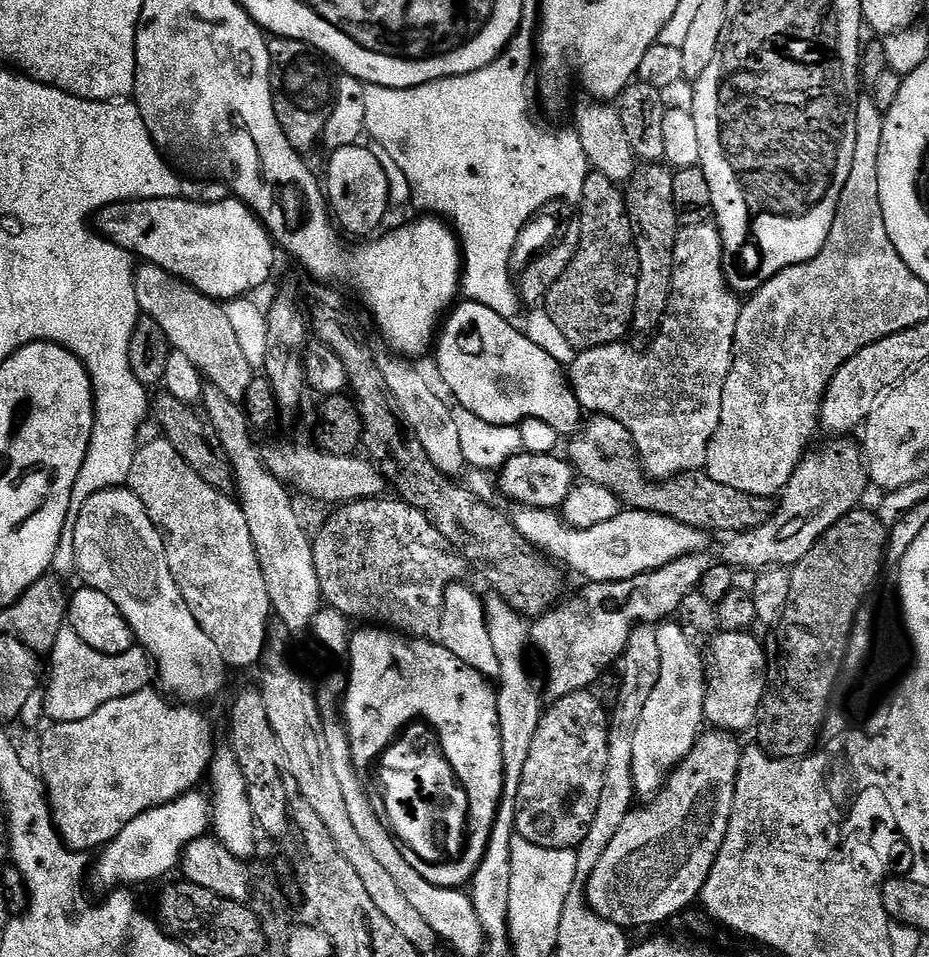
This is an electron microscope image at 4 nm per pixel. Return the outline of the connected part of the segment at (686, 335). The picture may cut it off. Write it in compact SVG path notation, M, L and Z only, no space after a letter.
M709 222L698 226L690 226L689 228L680 228L676 233L676 241L674 242L674 286L672 287L670 306L663 322L660 323L659 328L656 329L651 337L651 340L653 339L652 345L645 352L639 352L638 349L631 348L628 342L586 348L577 351L571 364L567 365L568 383L571 384L581 409L588 414L609 416L618 422L622 422L622 426L626 426L626 430L630 430L630 438L634 438L634 446L640 452L640 462L644 466L644 471L657 482L670 480L673 476L679 476L682 472L699 472L704 468L704 463L708 457L708 447L714 438L714 430L718 430L718 422L722 418L722 390L726 382L726 374L730 374L732 351L734 350L734 334L738 326L738 314L741 307L741 297L732 291L732 287L724 277L724 248L720 245L720 232L717 231L715 223Z

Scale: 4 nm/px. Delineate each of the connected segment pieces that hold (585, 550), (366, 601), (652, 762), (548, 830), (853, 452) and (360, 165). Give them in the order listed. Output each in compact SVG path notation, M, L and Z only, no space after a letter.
M517 507L515 511L511 513L512 525L522 538L529 540L553 561L569 564L588 582L606 583L634 578L709 547L709 533L653 512L622 510L610 518L610 522L602 522L602 526L571 528L555 511L547 508Z
M389 498L353 500L350 504L337 507L335 511L333 511L336 513L321 526L320 533L315 533L312 541L312 553L314 554L314 570L318 570L318 582L320 583L320 594L323 603L329 608L338 610L352 622L365 620L363 622L365 625L379 626L385 630L403 634L408 638L430 640L433 642L439 641L440 635L442 634L442 618L444 617L446 590L452 584L461 583L461 581L465 579L464 571L467 573L470 565L468 561L457 552L453 544L446 542L446 538L442 538L442 534L438 534L438 530L434 530L434 526L430 526L426 514L422 514L414 506L410 506L409 504L397 502L395 499L392 499L393 501L388 499Z
M674 622L659 625L658 639L662 662L658 682L654 686L654 694L646 698L646 710L642 710L642 718L638 718L638 730L634 733L634 786L636 795L640 798L655 796L668 783L672 769L688 757L706 724L705 657L700 657L700 652L692 645L691 638L683 632L685 629L679 623L672 623Z
M585 690L562 697L540 717L516 799L516 835L550 850L577 849L590 834L608 757L609 713Z
M828 438L821 448L813 447L794 470L790 482L779 493L778 507L762 526L752 532L738 532L727 537L720 548L719 563L733 570L740 568L791 569L810 554L810 550L848 512L855 512L864 491L870 488L868 468L859 443L852 438Z
M363 143L351 144L327 157L326 199L331 215L345 233L348 231L352 236L360 236L356 238L371 237L388 212L388 172L384 169L385 161L371 147L364 147Z

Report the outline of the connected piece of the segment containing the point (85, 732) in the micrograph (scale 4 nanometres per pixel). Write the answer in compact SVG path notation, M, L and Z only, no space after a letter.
M149 686L129 696L114 698L114 702L106 702L106 706L94 710L94 714L90 714L90 718L48 726L44 732L44 737L40 740L40 768L38 767L38 772L43 779L44 788L48 792L48 806L52 809L52 823L55 824L56 831L59 832L64 843L72 851L88 854L91 853L91 848L103 849L104 845L109 844L115 836L122 834L122 830L126 830L126 826L130 826L130 822L134 822L134 818L138 818L138 814L149 812L151 808L160 808L172 800L177 800L187 792L193 791L199 785L196 783L203 776L205 779L214 755L212 728L208 725L207 718L196 708L199 707L189 706L184 702L173 702L163 691Z

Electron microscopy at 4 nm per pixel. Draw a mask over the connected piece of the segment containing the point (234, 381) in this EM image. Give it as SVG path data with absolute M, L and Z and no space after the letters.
M147 262L136 268L134 294L138 298L141 313L154 318L154 322L162 326L162 331L172 343L173 349L186 354L186 358L190 358L190 362L198 366L207 383L222 390L222 394L226 394L226 398L231 400L240 402L247 397L254 370L246 354L242 354L242 345L238 342L236 333L236 321L223 303L203 296L186 281Z

